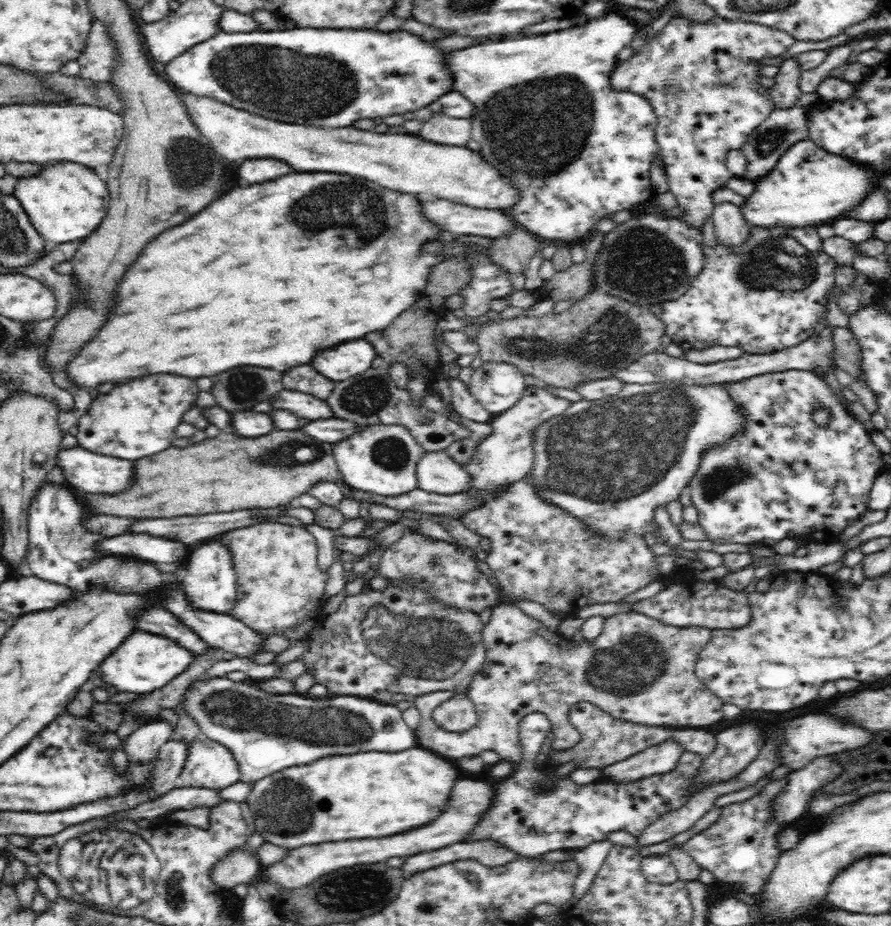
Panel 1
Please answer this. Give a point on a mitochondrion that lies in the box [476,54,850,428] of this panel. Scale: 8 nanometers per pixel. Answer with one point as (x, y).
(536, 130)

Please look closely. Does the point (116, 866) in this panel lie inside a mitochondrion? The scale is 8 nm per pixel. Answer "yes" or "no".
yes

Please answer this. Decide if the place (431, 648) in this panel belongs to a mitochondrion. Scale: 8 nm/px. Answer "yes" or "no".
yes

